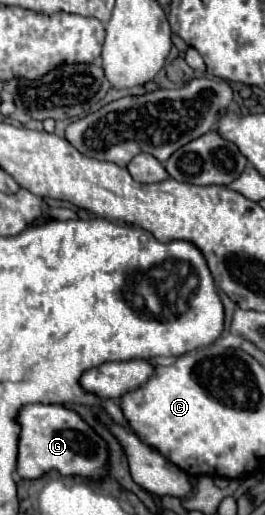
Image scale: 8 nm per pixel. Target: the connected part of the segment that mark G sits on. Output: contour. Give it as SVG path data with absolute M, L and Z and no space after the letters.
M28 404L18 410L18 460L16 472L20 478L40 478L48 470L58 470L62 476L86 476L100 480L106 472L108 446L82 418L58 404Z

